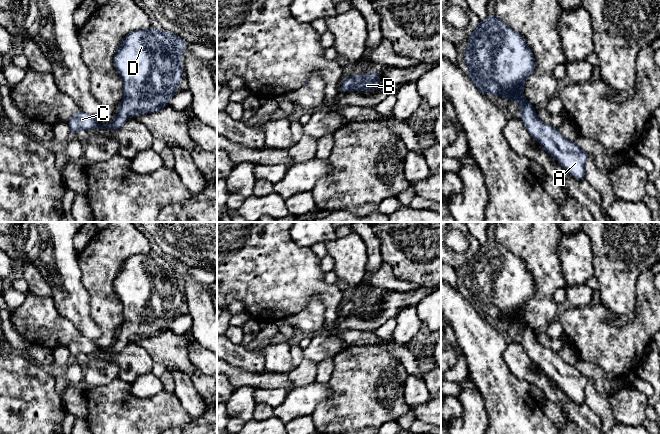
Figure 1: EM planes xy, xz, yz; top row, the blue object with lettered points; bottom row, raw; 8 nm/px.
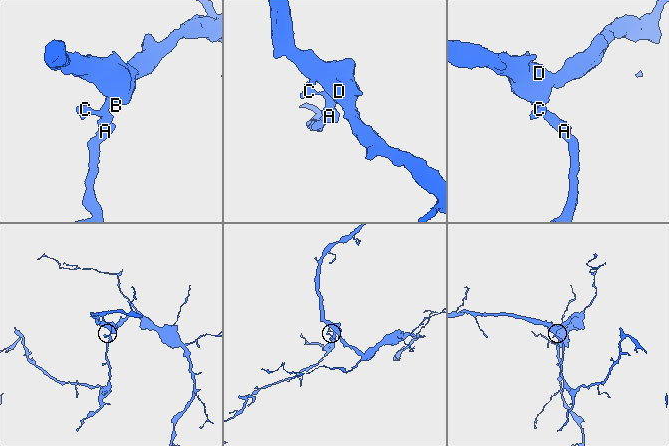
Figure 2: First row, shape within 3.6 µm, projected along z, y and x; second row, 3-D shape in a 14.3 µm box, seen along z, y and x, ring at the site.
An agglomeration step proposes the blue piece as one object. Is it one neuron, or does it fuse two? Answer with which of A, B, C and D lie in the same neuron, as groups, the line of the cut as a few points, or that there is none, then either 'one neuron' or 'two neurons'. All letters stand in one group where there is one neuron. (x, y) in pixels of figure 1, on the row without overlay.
A B C D | no cut | one neuron

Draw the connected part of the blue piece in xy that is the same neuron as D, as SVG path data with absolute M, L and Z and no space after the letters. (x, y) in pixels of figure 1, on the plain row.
M150 251L130 256L113 281L115 293L123 305L124 317L115 343L110 348L100 349L95 341L80 334L67 346L72 360L79 354L90 356L96 350L100 354L118 354L131 340L157 336L168 330L184 298L182 277L186 274L186 267L181 261L165 254L159 255Z

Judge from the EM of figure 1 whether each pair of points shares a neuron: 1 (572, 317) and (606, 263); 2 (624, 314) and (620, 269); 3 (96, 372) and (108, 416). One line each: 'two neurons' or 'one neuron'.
1: two neurons
2: one neuron
3: two neurons

